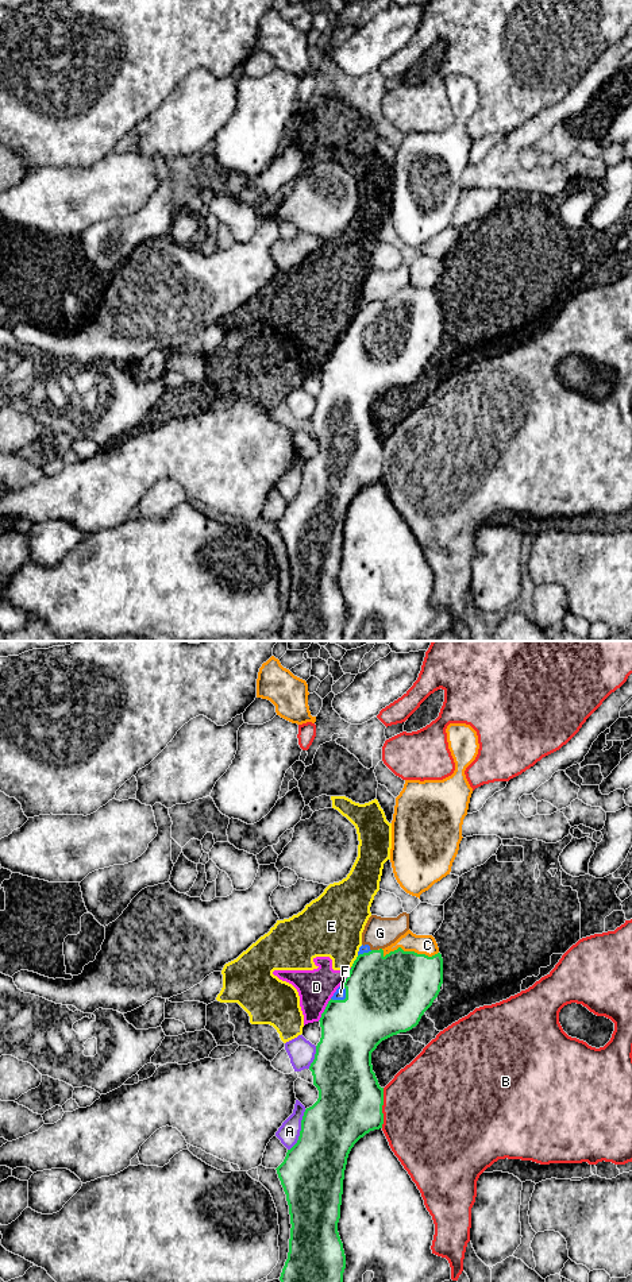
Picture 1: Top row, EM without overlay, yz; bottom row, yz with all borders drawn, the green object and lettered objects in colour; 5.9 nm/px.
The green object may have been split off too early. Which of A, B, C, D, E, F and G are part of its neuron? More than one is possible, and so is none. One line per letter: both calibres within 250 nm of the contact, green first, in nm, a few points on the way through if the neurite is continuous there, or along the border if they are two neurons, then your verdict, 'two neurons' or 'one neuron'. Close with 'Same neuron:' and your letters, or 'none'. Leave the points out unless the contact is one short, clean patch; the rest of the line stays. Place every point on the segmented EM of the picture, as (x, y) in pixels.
A: calibres 360 and 120 nm; two neurons
B: calibres 380 and 480 nm; two neurons
C: calibres 440 and 120 nm; one neuron
D: calibres 360 and 220 nm; two neurons
E: calibres 440 and 360 nm; two neurons
F: calibres 460 and 60 nm; two neurons
G: calibres 420 and 190 nm; two neurons
Same neuron: C

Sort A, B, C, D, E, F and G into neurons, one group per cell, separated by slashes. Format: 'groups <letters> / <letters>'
groups A / B / C / D E / F G

